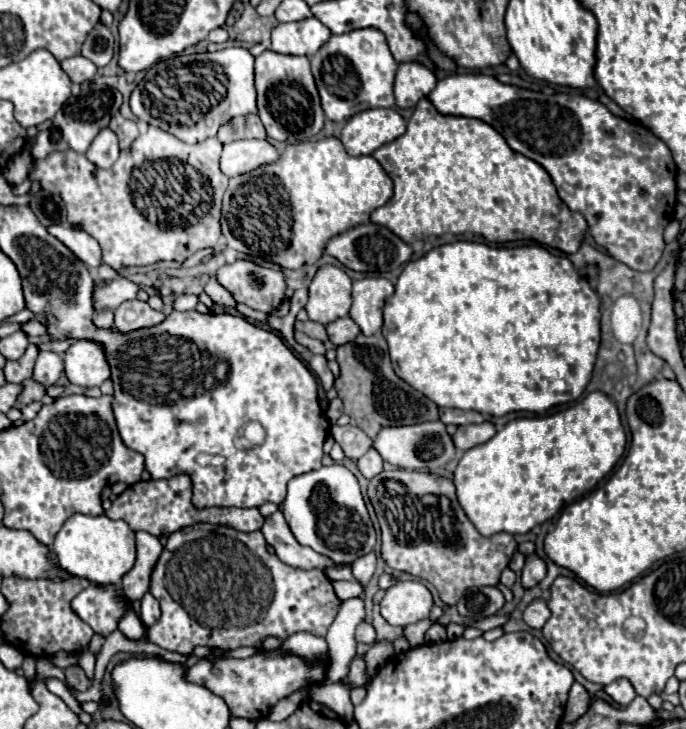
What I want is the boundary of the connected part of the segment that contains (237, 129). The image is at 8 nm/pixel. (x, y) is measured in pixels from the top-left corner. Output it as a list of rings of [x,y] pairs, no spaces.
[[[256,114],[232,118],[228,124],[224,124],[218,130],[218,140],[223,144],[222,152],[226,144],[232,144],[234,140],[242,140],[242,138],[266,138],[264,126],[260,124],[260,118]]]

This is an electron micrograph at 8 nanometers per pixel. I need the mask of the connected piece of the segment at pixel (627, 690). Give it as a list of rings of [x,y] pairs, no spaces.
[[[620,678],[620,680],[616,680],[616,682],[608,684],[608,686],[604,686],[604,692],[606,692],[616,704],[622,704],[622,706],[628,706],[628,704],[634,700],[634,696],[636,696],[632,684],[628,684],[628,680],[624,680],[624,678]]]

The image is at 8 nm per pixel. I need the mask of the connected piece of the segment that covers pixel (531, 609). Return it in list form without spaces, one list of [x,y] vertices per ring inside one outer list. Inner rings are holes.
[[[536,598],[532,604],[528,604],[528,608],[524,610],[524,622],[530,628],[544,628],[546,620],[550,618],[550,608],[548,602],[544,598]]]

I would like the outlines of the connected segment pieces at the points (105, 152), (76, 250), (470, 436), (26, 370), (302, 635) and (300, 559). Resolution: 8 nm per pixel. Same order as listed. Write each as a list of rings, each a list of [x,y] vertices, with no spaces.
[[[104,128],[104,132],[100,132],[96,136],[96,140],[90,144],[86,158],[98,166],[98,168],[110,168],[120,156],[120,148],[118,148],[118,138],[110,128]]]
[[[64,224],[48,226],[48,232],[54,238],[58,238],[88,268],[98,268],[102,264],[100,246],[98,246],[98,242],[90,234],[86,234],[82,230],[72,230],[72,228],[64,226]]]
[[[482,422],[482,424],[470,424],[470,426],[458,426],[454,438],[454,446],[458,450],[470,450],[478,444],[488,442],[496,434],[496,428],[492,422]]]
[[[30,344],[20,360],[8,360],[4,366],[6,380],[8,382],[24,382],[24,380],[32,378],[36,356],[38,356],[38,348],[34,344]]]
[[[298,632],[284,640],[282,650],[290,652],[290,654],[298,654],[304,660],[314,660],[314,658],[320,658],[326,654],[328,644],[324,637],[314,636],[310,632]]]
[[[276,510],[272,516],[266,518],[266,522],[262,526],[262,534],[284,564],[290,564],[294,568],[304,568],[304,570],[332,566],[332,560],[328,560],[326,556],[312,552],[312,548],[300,546],[296,542],[296,538],[292,536],[292,532],[284,520],[284,514],[280,510]]]

